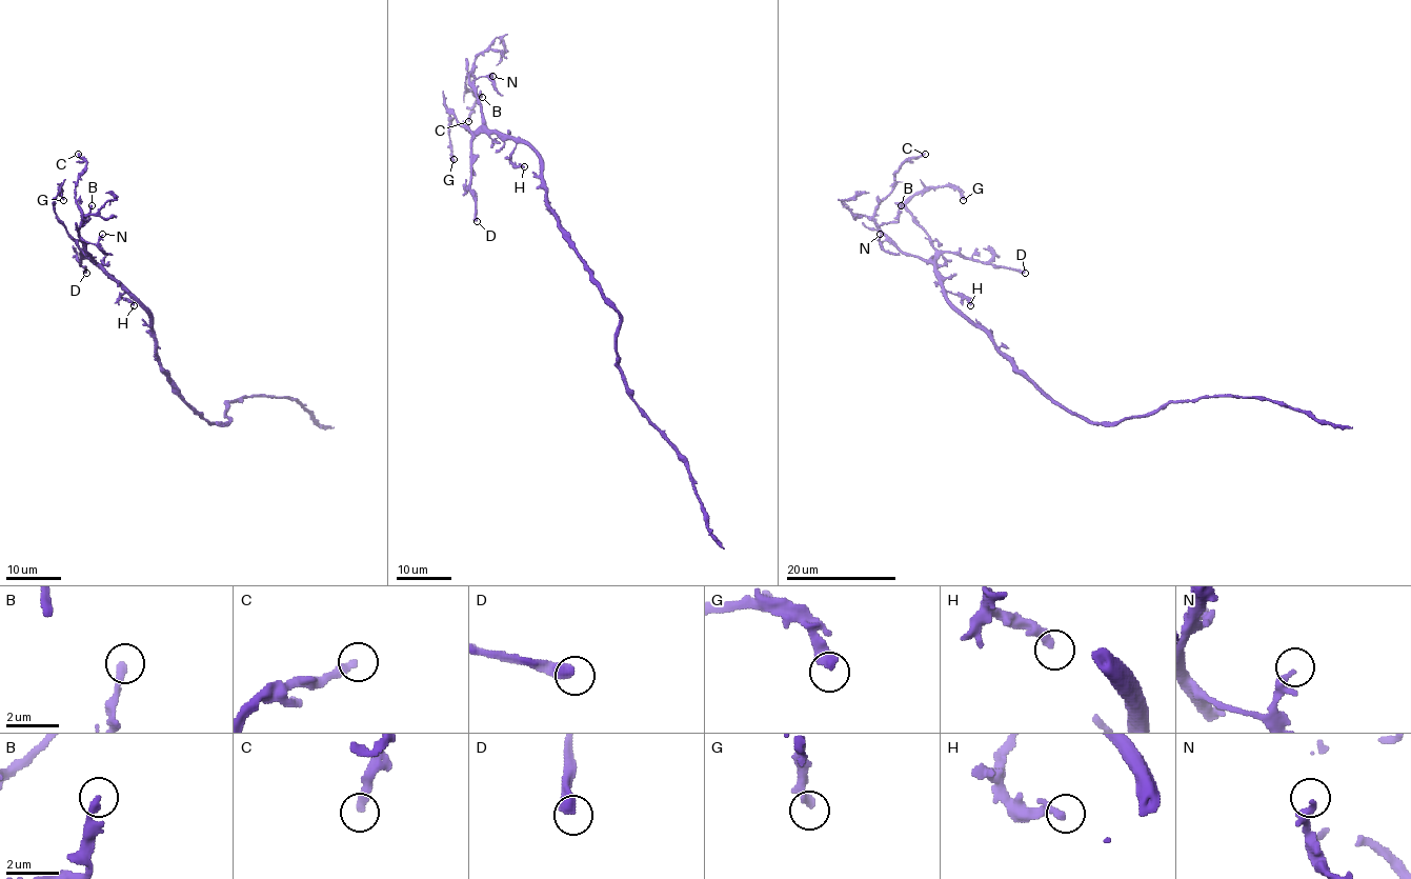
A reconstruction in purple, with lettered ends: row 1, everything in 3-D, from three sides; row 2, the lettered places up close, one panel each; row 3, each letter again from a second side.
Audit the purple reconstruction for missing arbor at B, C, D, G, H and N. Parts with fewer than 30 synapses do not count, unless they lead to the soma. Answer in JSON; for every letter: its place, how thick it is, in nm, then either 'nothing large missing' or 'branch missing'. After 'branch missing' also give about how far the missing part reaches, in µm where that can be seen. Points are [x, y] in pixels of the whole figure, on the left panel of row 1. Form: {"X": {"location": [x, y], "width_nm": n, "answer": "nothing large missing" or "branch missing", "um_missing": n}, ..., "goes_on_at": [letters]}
{"B": {"location": [92, 205], "width_nm": 280, "answer": "nothing large missing"}, "C": {"location": [78, 154], "width_nm": 300, "answer": "nothing large missing"}, "D": {"location": [86, 273], "width_nm": 460, "answer": "branch missing", "um_missing": 10}, "G": {"location": [63, 200], "width_nm": 360, "answer": "nothing large missing"}, "H": {"location": [134, 305], "width_nm": 200, "answer": "nothing large missing"}, "N": {"location": [102, 234], "width_nm": 200, "answer": "nothing large missing"}, "goes_on_at": ["D"]}

